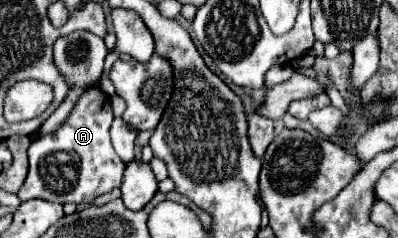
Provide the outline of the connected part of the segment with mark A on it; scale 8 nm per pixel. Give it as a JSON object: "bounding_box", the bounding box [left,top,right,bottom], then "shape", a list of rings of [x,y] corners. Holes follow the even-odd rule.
{"bounding_box":[18,86,124,204],"shape":[[[92,86],[76,104],[72,116],[54,132],[42,138],[36,138],[28,150],[30,172],[22,188],[18,190],[20,200],[48,200],[58,204],[88,204],[94,202],[96,196],[110,192],[120,186],[124,162],[116,156],[110,142],[110,124],[112,124],[112,108],[108,96]],[[64,152],[72,160],[48,160],[48,156]]]}

